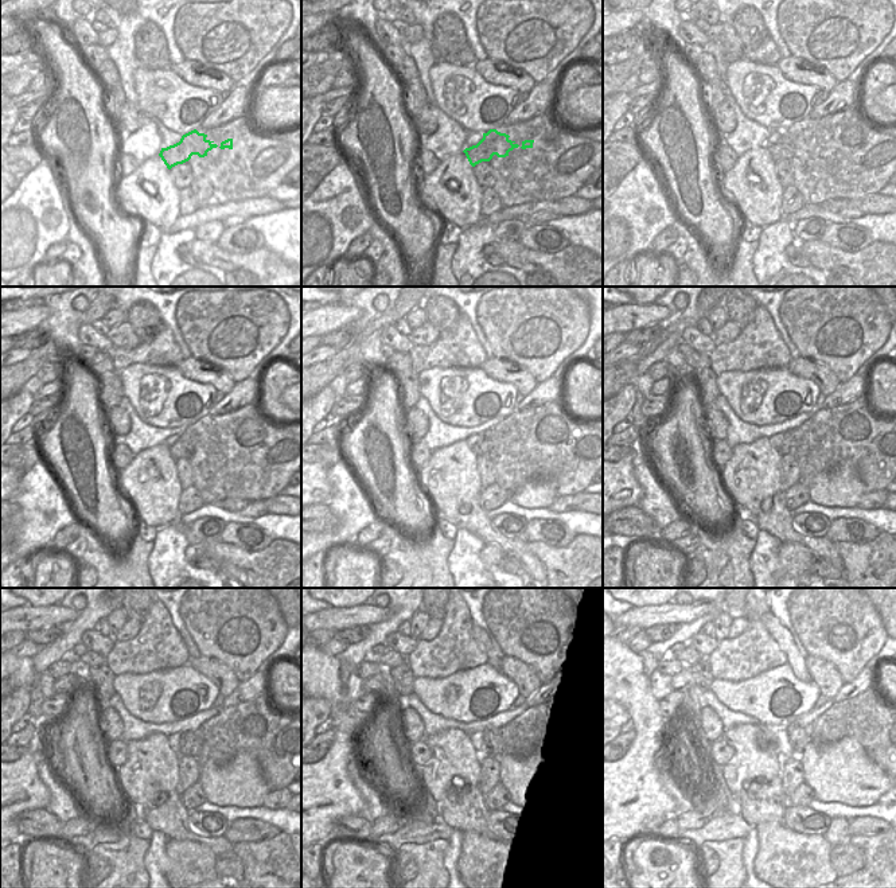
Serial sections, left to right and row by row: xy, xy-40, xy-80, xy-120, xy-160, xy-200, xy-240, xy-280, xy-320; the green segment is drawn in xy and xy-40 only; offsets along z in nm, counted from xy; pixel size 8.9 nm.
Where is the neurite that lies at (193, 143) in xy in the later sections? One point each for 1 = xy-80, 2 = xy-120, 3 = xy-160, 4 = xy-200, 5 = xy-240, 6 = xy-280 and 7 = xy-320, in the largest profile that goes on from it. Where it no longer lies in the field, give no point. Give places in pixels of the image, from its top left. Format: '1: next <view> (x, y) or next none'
1: next xy-80 (793, 141)
2: next xy-120 (190, 444)
3: next xy-160 (491, 444)
4: next xy-200 (795, 444)
5: next xy-240 (191, 744)
6: next xy-280 (497, 747)
7: next xy-320 (799, 736)

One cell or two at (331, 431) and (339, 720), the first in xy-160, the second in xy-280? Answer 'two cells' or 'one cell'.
two cells

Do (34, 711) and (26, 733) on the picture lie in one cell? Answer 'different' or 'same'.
same

